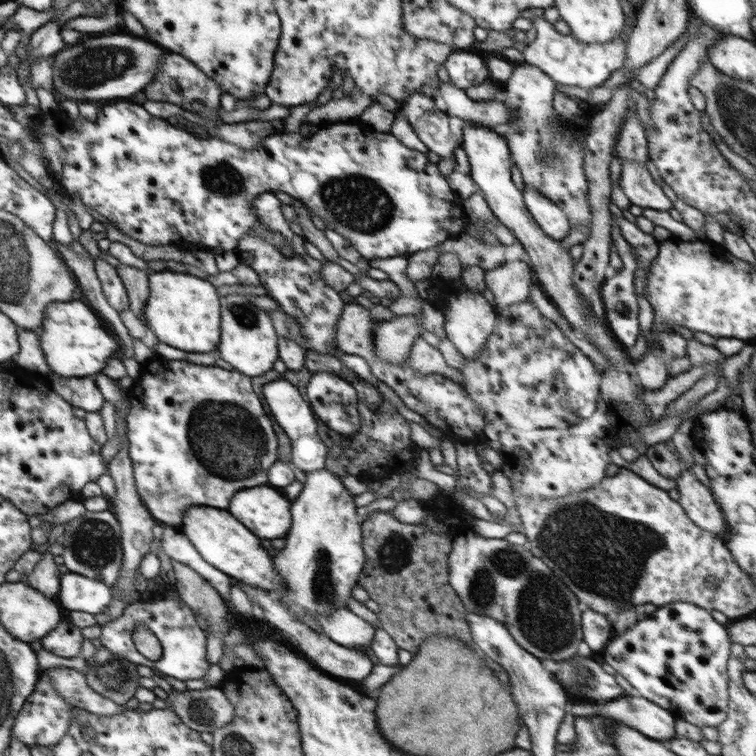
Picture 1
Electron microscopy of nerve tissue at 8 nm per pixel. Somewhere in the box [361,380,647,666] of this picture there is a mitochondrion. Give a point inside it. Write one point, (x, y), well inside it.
(545, 618)

